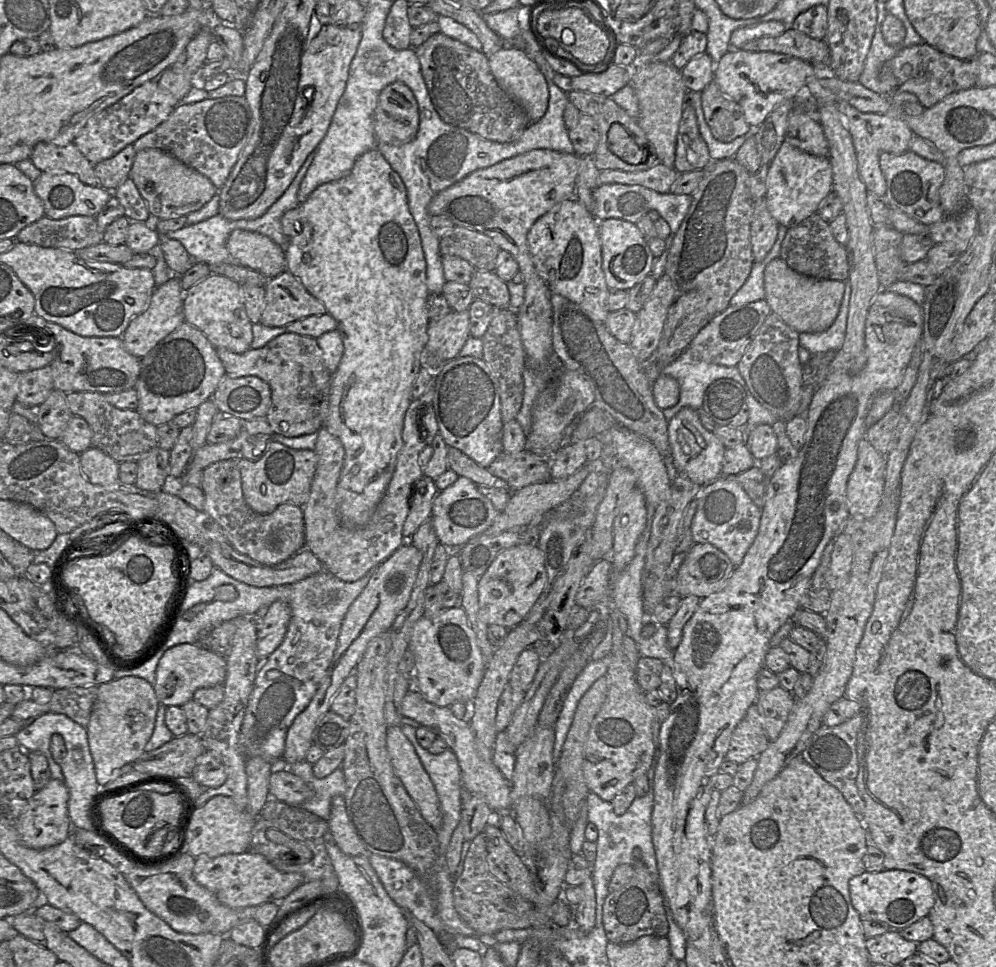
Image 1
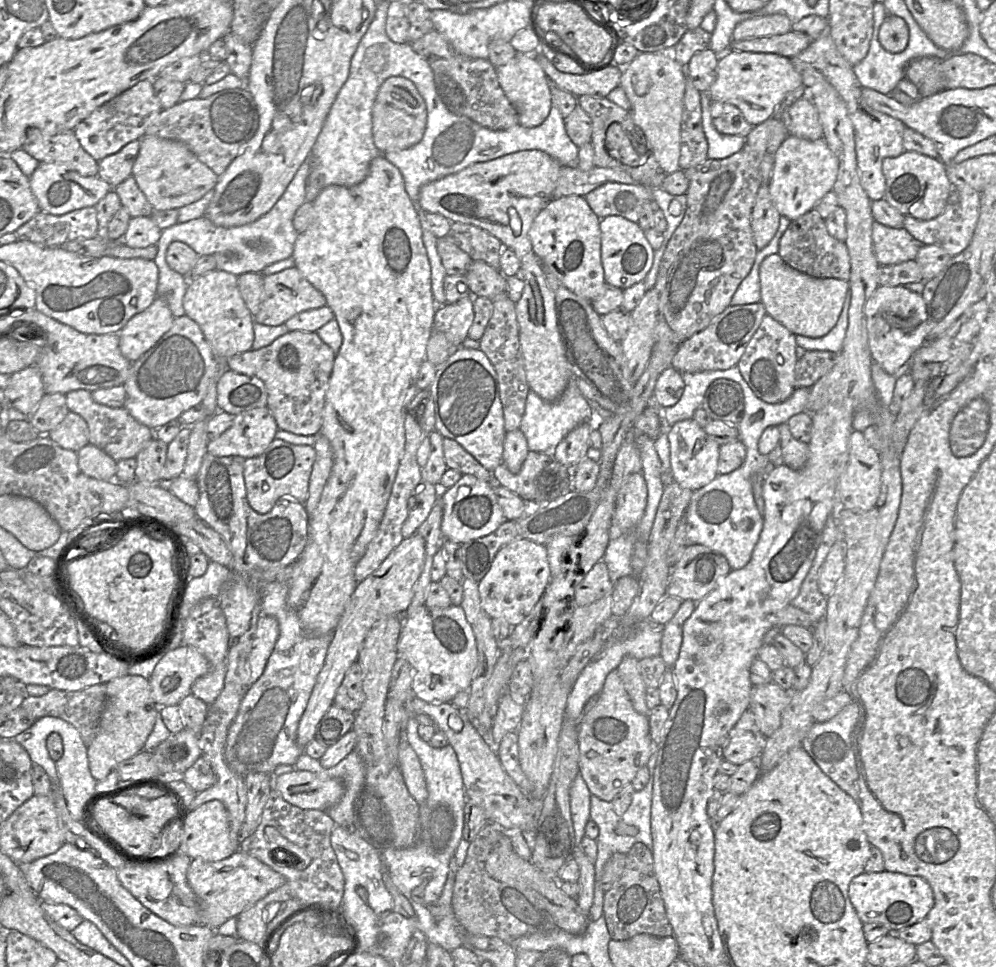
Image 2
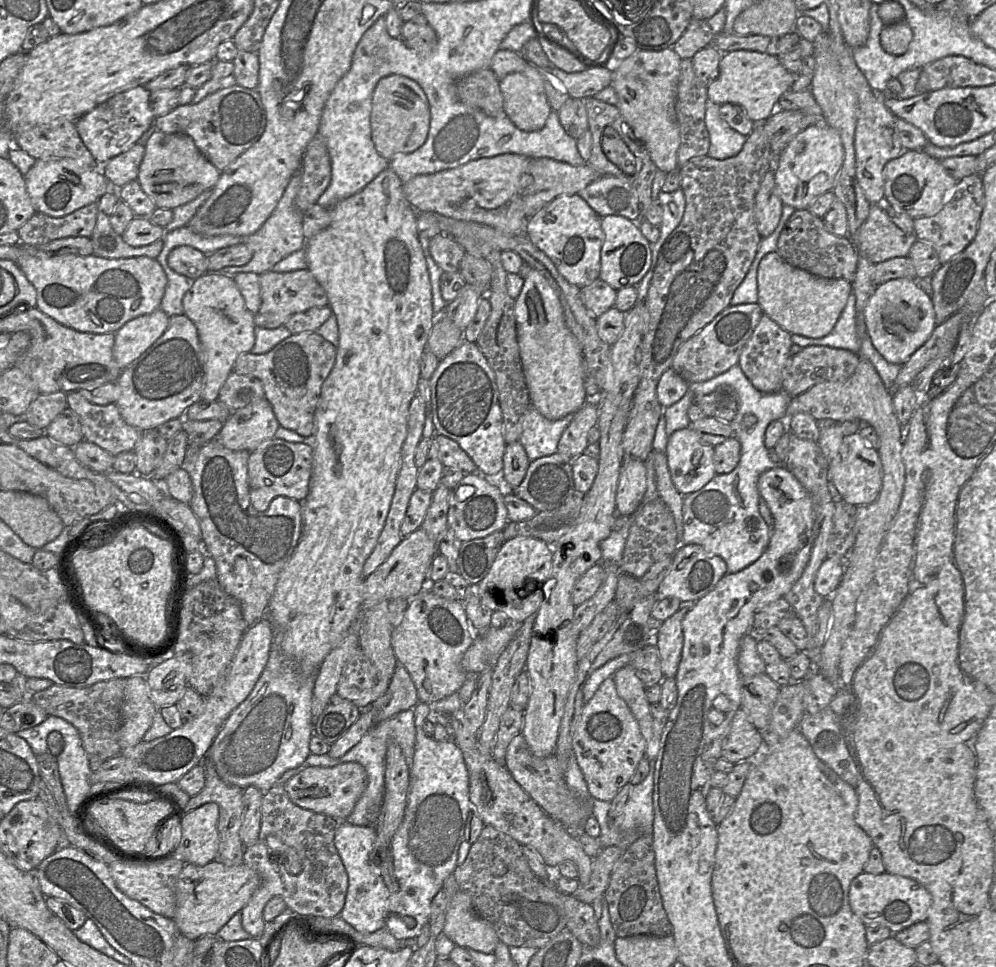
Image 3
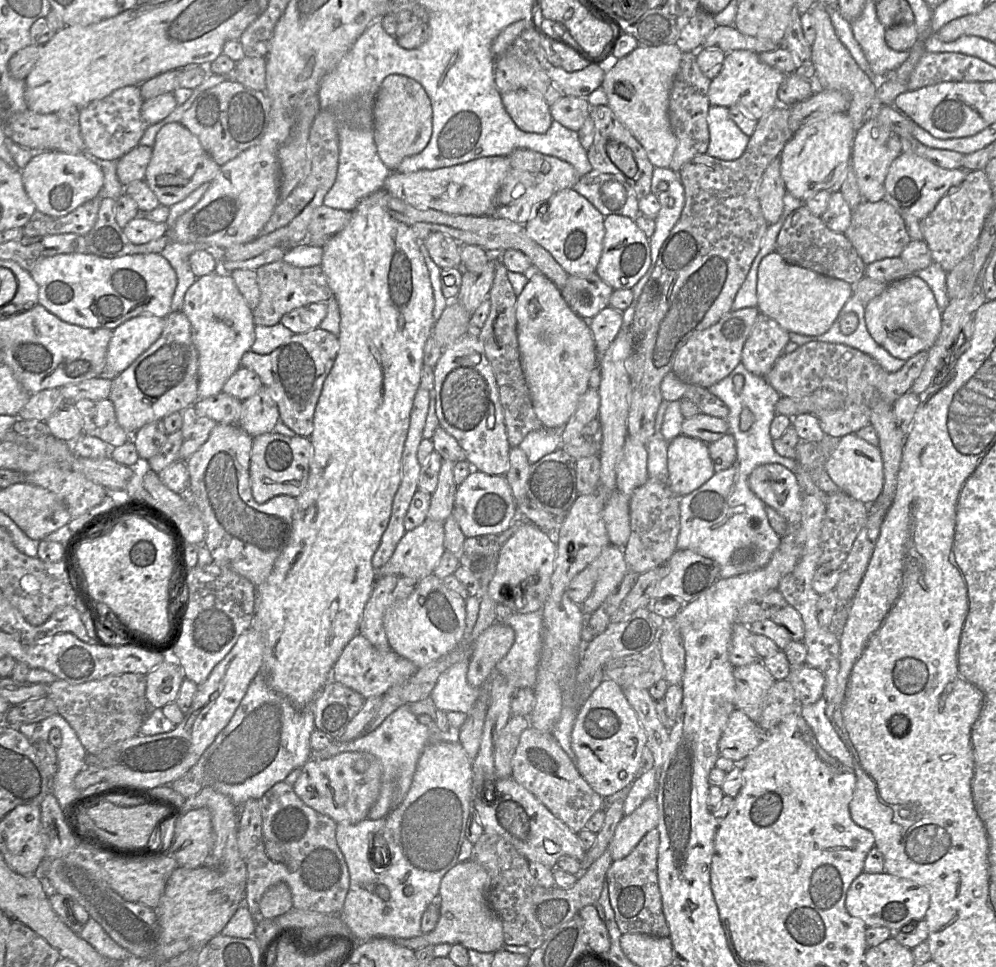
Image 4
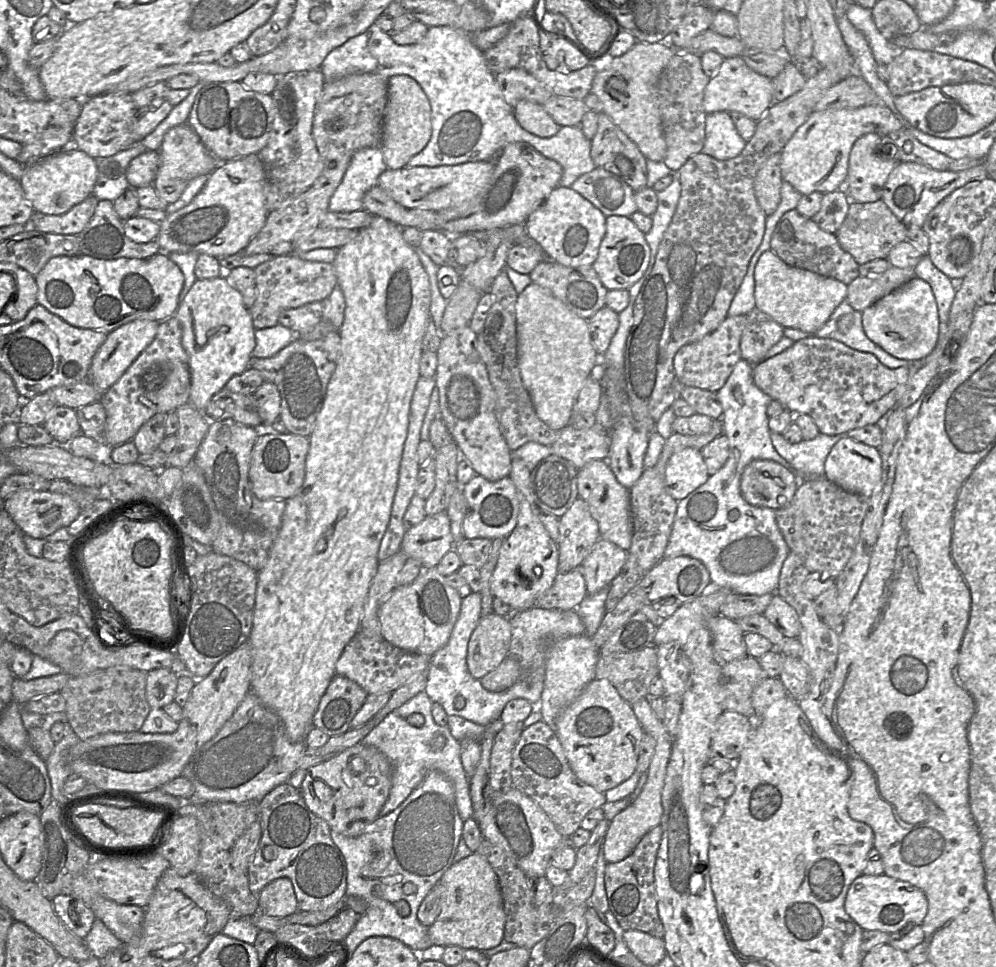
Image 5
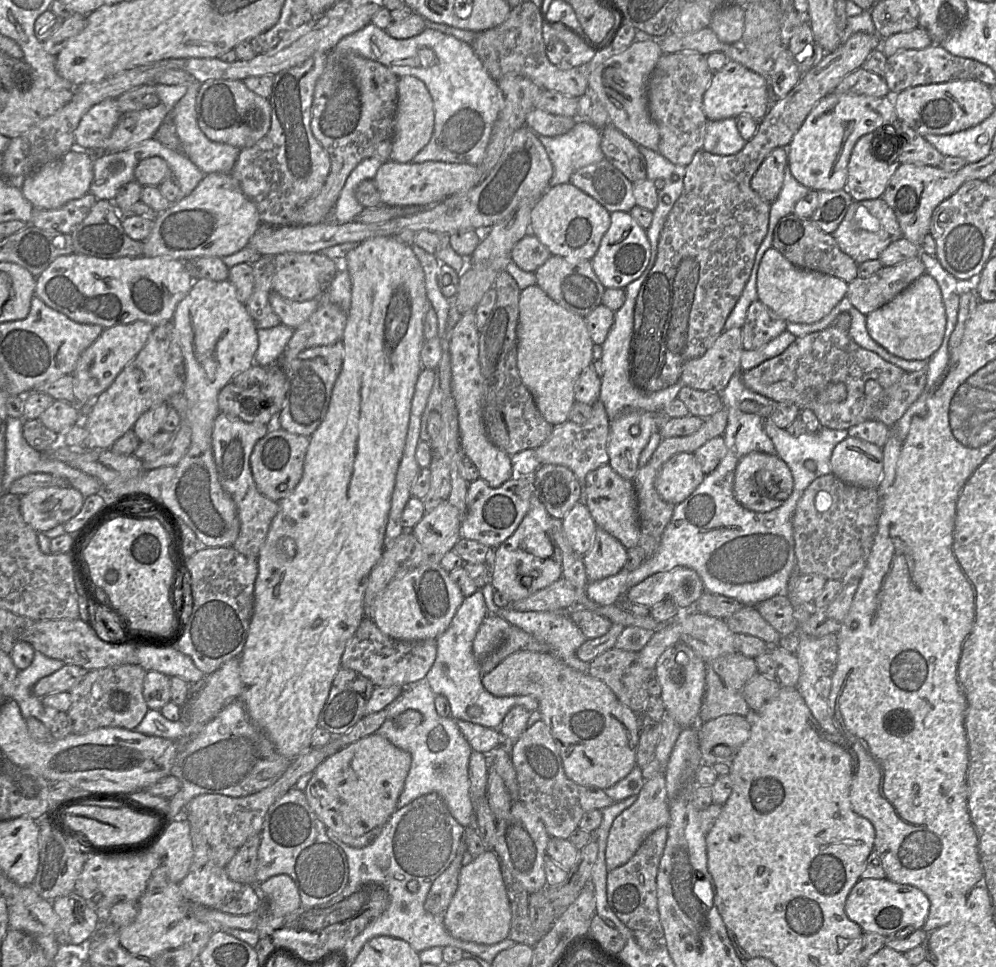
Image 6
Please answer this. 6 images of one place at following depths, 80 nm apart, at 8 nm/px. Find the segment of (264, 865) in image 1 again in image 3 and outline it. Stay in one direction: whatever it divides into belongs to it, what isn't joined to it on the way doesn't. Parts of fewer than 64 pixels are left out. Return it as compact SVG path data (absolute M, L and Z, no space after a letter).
M212 861L204 866L185 864L175 884L176 906L173 921L190 940L216 935L237 912L241 912L260 885L257 873L242 863L227 866Z

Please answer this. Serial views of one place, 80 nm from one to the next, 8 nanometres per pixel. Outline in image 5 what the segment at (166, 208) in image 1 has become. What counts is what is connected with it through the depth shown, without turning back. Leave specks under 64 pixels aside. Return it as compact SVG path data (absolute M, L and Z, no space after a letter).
M188 124L176 125L169 129L158 150L159 166L153 186L166 203L177 201L188 183L201 175L209 175L219 165L219 161L203 145L199 136Z

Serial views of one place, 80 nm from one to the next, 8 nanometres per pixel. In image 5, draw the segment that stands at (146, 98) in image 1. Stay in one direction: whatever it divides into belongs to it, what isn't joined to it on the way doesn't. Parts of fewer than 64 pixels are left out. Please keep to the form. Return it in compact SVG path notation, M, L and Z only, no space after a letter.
M107 92L82 99L81 112L74 126L72 144L93 158L109 157L133 145L131 124L135 104L131 93Z

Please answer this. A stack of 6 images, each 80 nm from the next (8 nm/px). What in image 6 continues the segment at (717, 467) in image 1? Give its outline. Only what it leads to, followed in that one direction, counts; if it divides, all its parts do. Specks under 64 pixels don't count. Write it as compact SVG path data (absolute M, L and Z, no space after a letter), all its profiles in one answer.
M681 452L663 464L655 488L663 500L677 505L692 494L704 477L694 453Z

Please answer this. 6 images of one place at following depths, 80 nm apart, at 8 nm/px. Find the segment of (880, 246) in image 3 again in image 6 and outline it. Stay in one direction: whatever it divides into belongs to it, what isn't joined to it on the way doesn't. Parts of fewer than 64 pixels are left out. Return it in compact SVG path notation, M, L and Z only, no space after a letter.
M882 199L853 201L838 228L831 234L842 252L857 264L879 259L882 251L893 241L902 237L896 215Z

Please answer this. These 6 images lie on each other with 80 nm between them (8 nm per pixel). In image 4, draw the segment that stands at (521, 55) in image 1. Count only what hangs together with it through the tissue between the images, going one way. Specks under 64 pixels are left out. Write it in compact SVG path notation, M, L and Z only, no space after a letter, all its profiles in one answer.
M518 89L501 94L505 110L514 124L524 132L543 134L553 119L549 105L535 90Z

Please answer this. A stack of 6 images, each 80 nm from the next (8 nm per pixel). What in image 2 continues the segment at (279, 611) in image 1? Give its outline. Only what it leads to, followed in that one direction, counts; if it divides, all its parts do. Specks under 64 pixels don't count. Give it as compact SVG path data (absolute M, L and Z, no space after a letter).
M261 616L253 635L247 660L247 688L262 675L279 636L279 624L273 616Z

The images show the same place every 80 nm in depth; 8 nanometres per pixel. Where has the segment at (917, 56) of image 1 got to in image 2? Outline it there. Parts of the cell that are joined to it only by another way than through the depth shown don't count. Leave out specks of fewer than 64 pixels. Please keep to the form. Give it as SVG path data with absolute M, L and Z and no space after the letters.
M922 57L912 60L906 68L905 78L918 89L921 97L929 97L946 89L943 60L937 57Z

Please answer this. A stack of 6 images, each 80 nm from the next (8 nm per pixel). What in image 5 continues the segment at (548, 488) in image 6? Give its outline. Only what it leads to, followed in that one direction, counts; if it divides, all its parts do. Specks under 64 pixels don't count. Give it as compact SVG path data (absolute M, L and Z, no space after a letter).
M550 454L530 471L530 492L536 507L561 517L578 498L578 469L568 460Z

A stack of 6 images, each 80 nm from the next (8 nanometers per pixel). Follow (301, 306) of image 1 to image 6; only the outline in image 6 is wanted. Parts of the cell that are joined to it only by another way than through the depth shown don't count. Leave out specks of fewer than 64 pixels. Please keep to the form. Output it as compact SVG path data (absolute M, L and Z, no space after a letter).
M284 252L273 255L262 255L252 264L254 287L247 302L246 309L253 319L256 329L266 329L281 323L272 310L268 296L277 292L282 297L303 302L321 297L340 268L340 262L334 261L321 252L298 253Z

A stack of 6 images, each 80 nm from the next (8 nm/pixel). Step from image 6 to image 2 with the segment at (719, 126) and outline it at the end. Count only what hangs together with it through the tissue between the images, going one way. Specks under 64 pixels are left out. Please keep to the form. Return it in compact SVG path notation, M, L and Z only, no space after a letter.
M701 92L702 127L708 143L707 157L723 159L740 151L745 145L746 138L721 134L716 130L711 119L711 102L708 93Z

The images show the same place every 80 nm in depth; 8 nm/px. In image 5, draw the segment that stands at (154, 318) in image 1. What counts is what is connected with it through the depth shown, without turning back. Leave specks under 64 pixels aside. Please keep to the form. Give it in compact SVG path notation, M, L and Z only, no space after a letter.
M139 319L123 324L109 332L93 357L87 380L99 391L107 391L153 341L158 326L159 322L157 321Z

